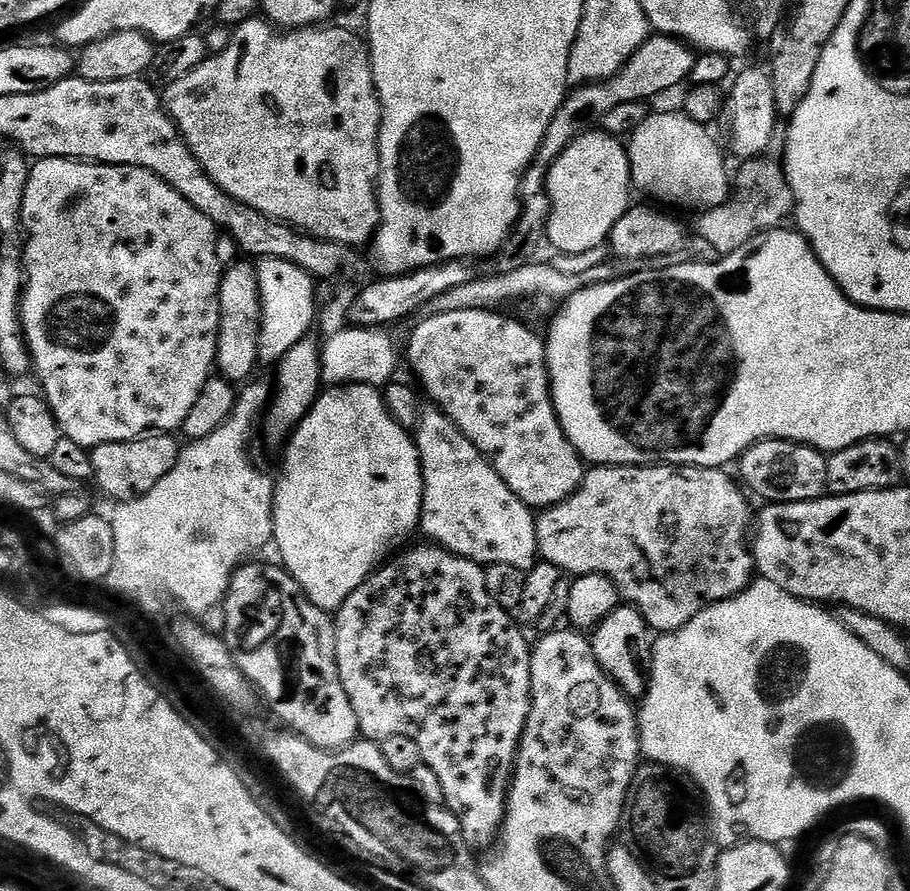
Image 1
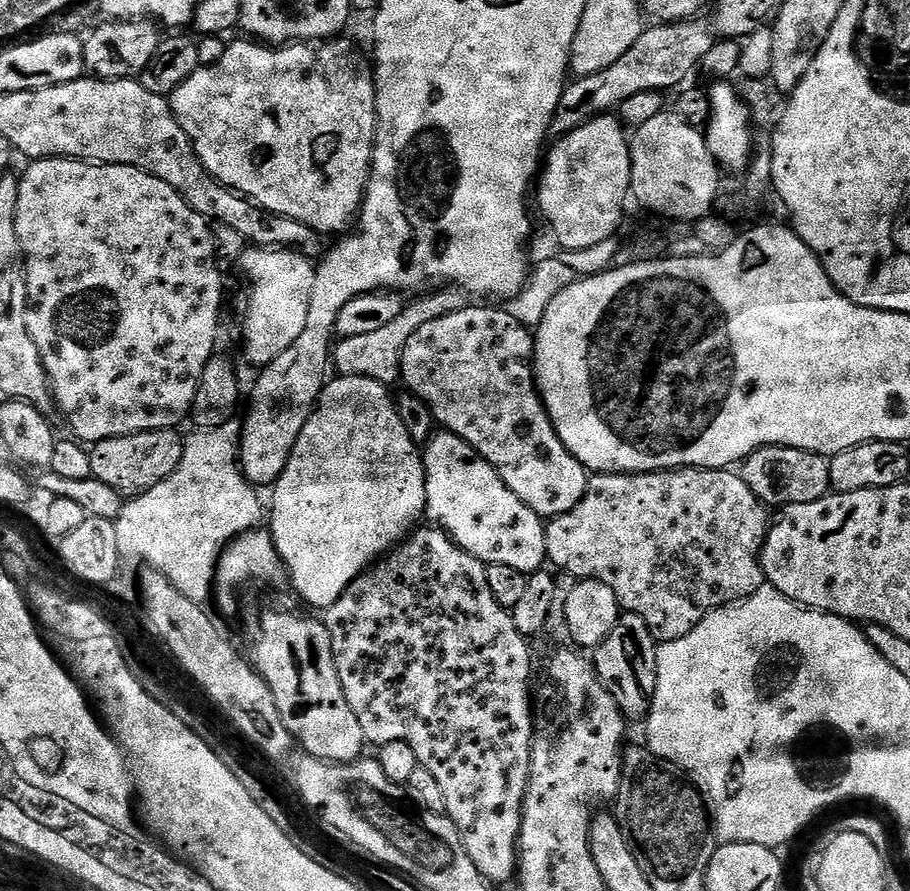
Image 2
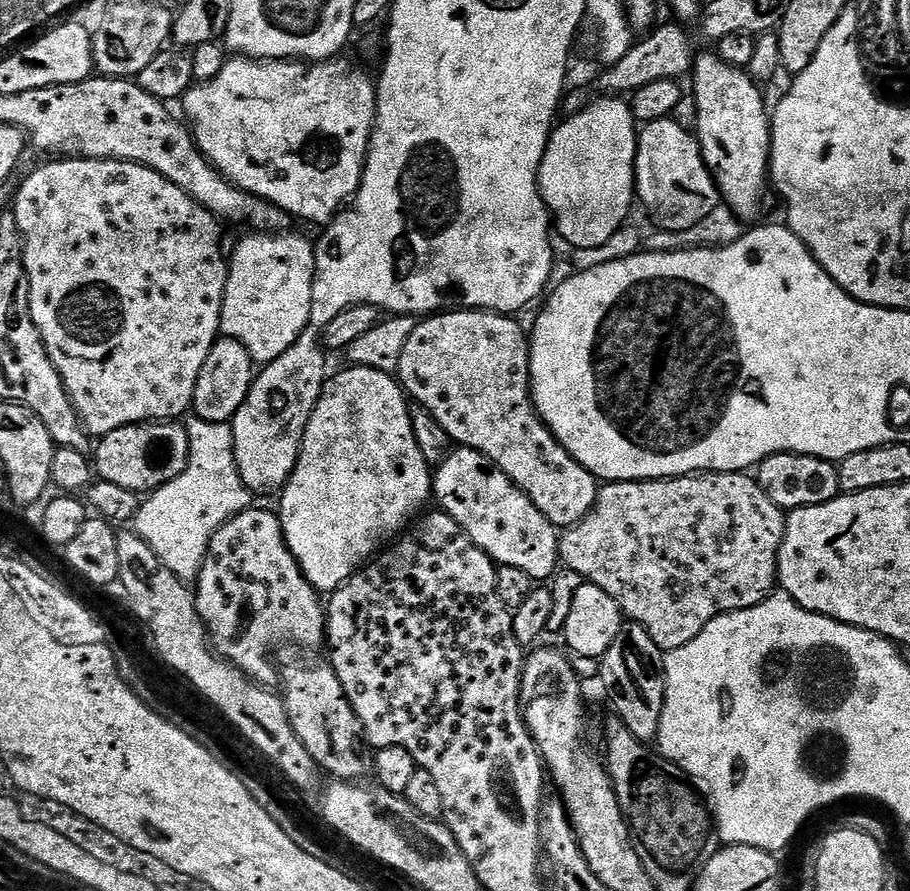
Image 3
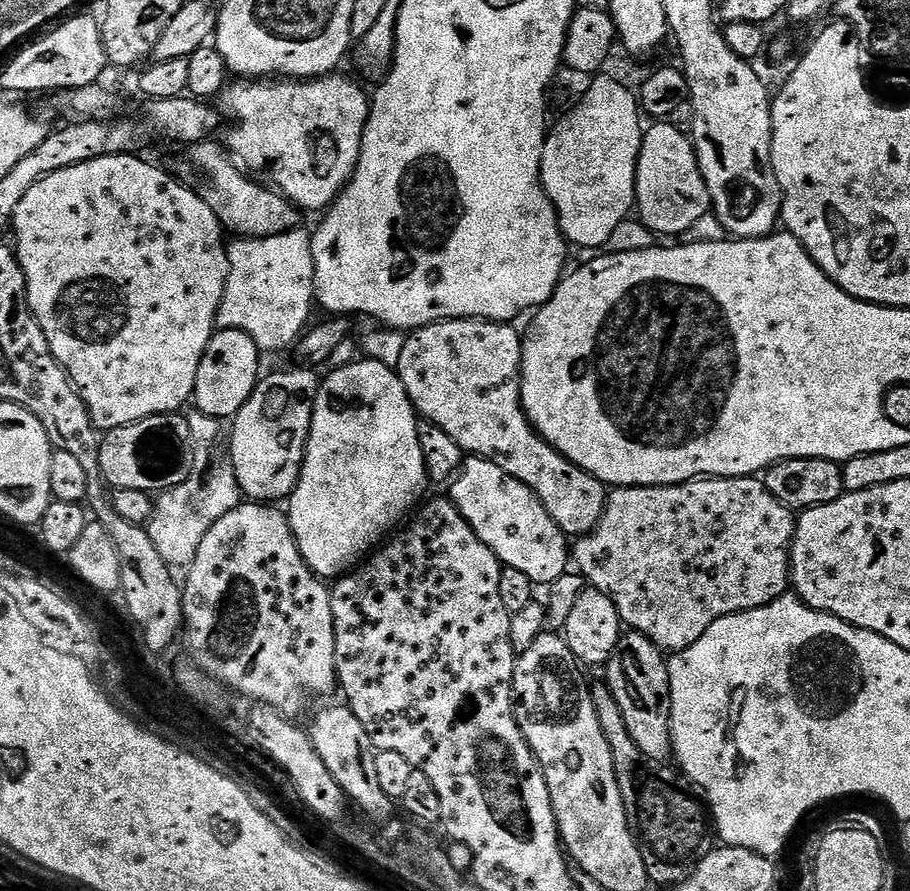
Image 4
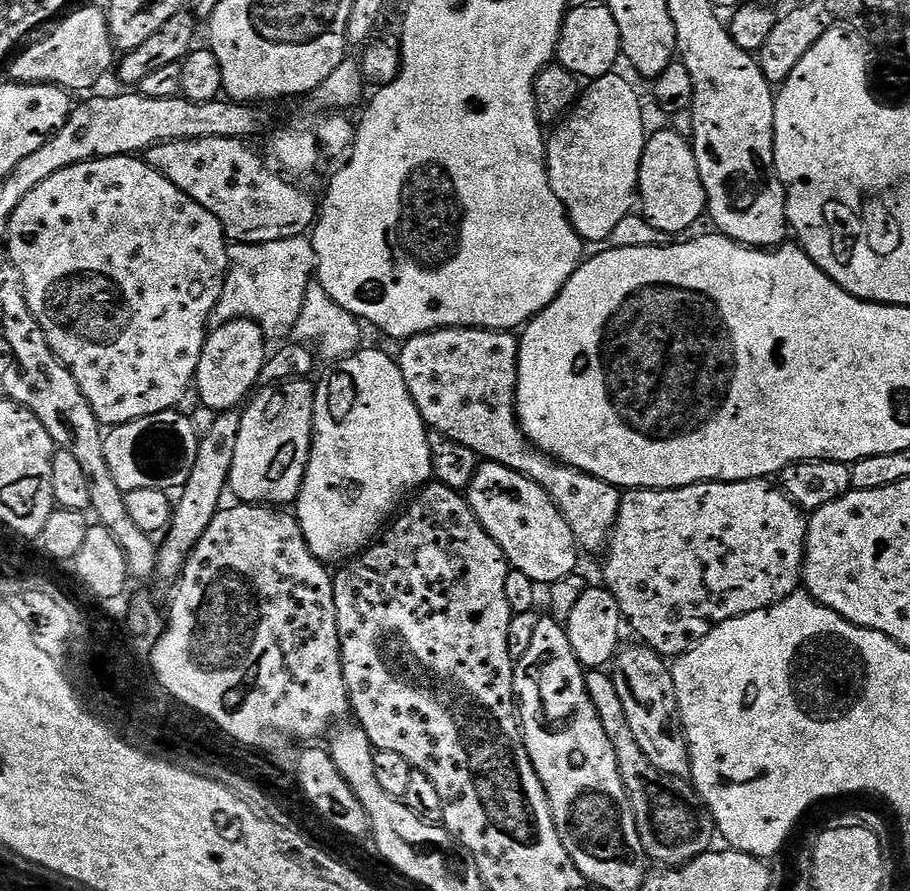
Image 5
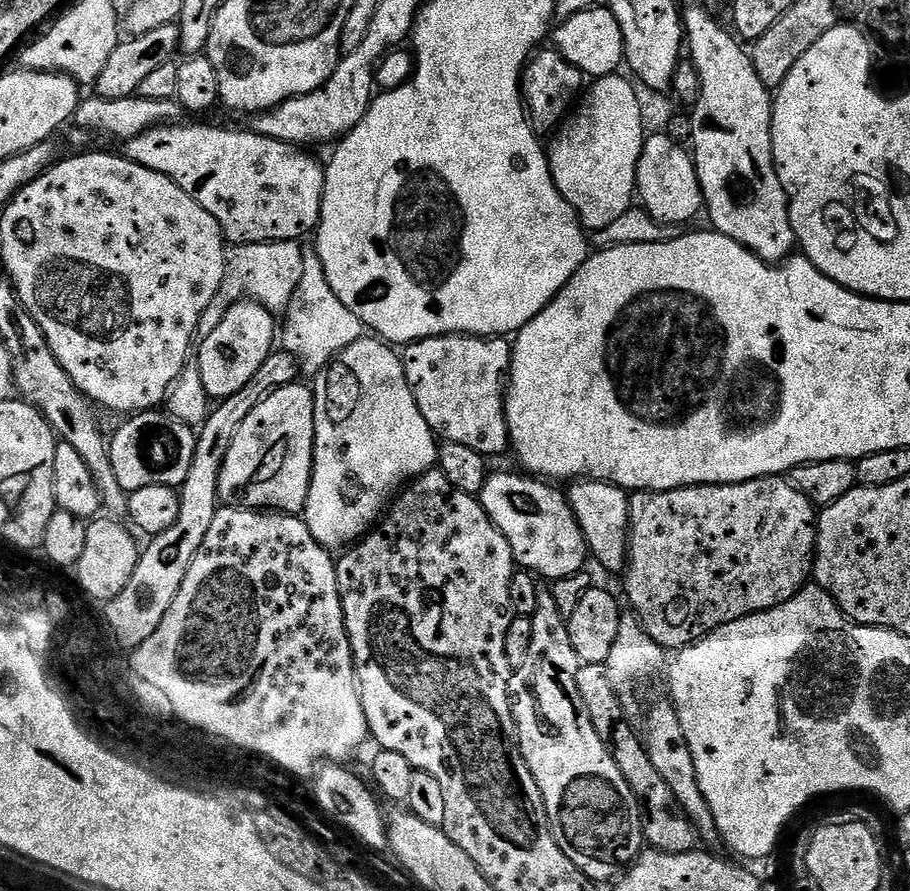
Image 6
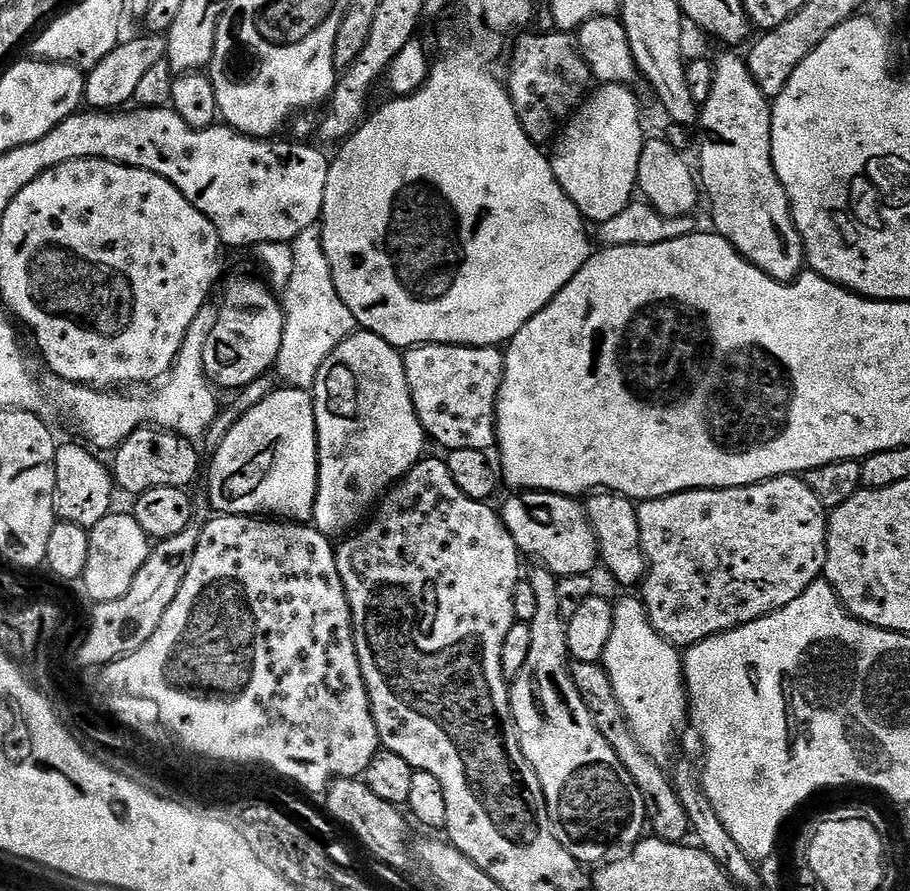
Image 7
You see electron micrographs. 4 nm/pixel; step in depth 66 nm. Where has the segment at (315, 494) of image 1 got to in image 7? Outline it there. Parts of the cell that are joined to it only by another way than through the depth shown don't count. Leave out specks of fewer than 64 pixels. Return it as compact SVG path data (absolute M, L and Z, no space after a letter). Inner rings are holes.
M357 330L346 337L322 362L317 372L316 384L310 391L316 411L318 446L318 486L311 523L323 536L336 538L355 529L388 489L425 459L426 433L414 410L403 355L394 345L387 344L373 332Z

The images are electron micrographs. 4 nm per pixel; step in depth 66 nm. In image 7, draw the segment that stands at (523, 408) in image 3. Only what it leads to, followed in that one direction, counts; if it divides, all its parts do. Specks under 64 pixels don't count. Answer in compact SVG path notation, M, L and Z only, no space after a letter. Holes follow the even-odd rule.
M420 344L403 353L408 389L414 410L425 433L432 436L444 450L482 450L496 448L496 399L504 373L504 352L499 347L475 348L457 344ZM597 491L586 500L588 522L596 535L596 545L600 547L599 563L624 588L632 588L643 581L647 571L647 560L642 550L642 538L636 517L637 505L626 496L615 492Z

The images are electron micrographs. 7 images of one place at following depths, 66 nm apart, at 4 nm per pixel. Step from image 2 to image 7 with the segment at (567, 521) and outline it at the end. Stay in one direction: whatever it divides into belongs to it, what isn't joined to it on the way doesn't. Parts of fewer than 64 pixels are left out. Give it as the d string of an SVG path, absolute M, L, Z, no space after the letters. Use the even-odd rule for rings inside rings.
M799 475L775 476L761 484L751 484L741 488L694 488L690 492L676 492L673 496L663 496L657 500L639 501L636 517L638 530L642 538L642 550L647 560L647 571L642 581L642 601L648 612L649 622L662 638L675 646L691 646L711 636L734 630L743 624L754 622L758 618L790 606L798 594L802 594L816 580L824 575L826 566L826 538L828 537L829 509L818 502L818 494Z

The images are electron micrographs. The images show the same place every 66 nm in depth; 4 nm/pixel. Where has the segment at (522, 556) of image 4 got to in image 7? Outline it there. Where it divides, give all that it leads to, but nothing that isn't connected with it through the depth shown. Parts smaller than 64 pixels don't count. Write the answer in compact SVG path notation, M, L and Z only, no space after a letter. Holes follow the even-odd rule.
M519 490L513 491L512 496L508 496L504 500L504 508L502 507L502 515L504 518L504 525L506 530L510 530L510 534L514 538L516 547L520 549L521 553L525 557L537 556L539 563L545 568L549 568L557 578L562 576L586 576L589 575L593 570L592 567L597 567L598 561L600 559L600 547L596 545L596 535L594 534L592 527L588 522L588 513L586 511L585 505L581 503L579 499L563 496L562 494L554 494L553 492L522 492Z

